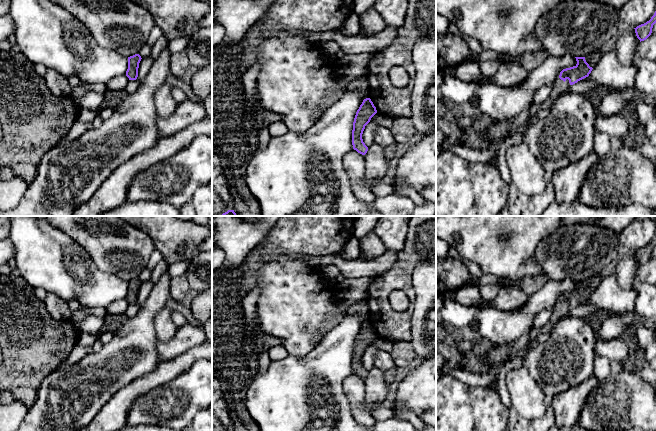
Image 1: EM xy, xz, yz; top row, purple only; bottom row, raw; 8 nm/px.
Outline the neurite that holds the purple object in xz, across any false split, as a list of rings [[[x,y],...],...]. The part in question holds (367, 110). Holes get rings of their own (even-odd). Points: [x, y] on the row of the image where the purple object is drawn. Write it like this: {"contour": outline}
{"contour": [[[370,98],[364,99],[356,112],[352,130],[352,145],[353,149],[362,155],[365,155],[368,151],[368,147],[363,142],[362,134],[365,126],[376,113],[376,107]]]}

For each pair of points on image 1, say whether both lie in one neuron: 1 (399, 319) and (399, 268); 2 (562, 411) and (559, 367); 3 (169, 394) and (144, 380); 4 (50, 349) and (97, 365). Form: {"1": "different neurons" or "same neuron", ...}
{"1": "same neuron", "2": "different neurons", "3": "different neurons", "4": "different neurons"}

